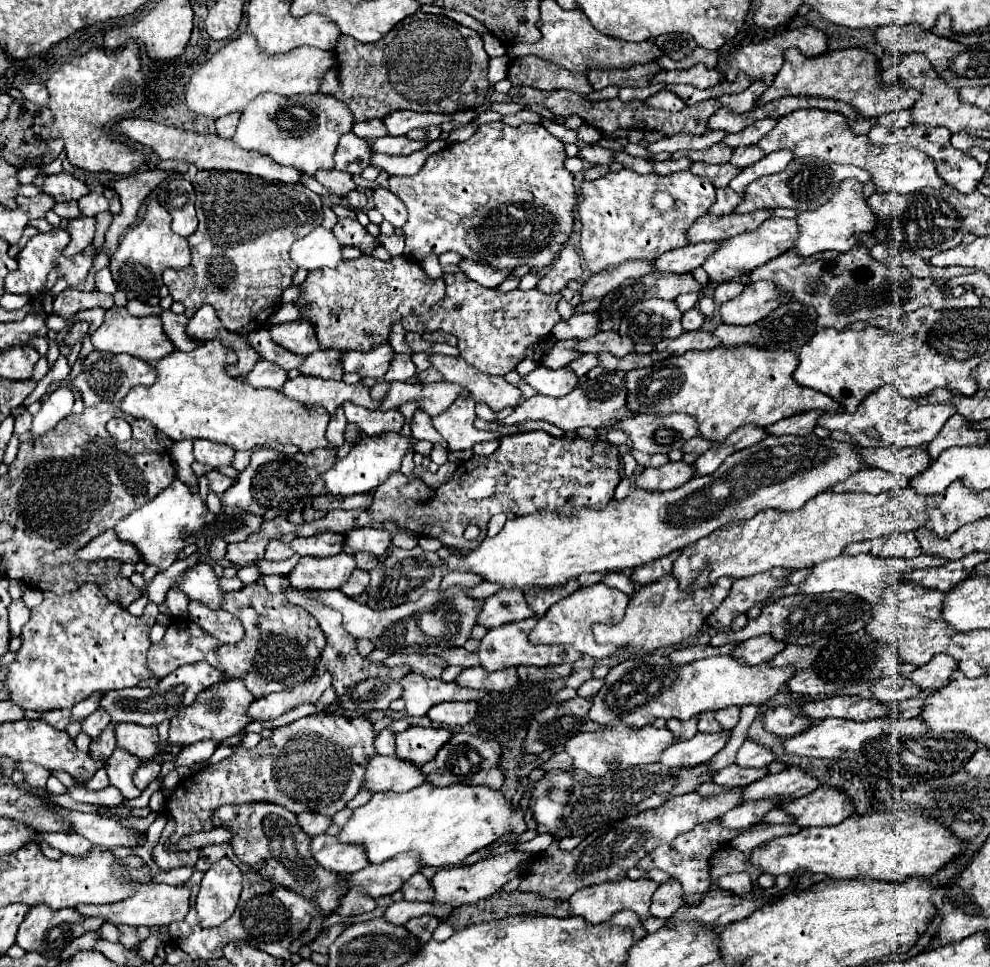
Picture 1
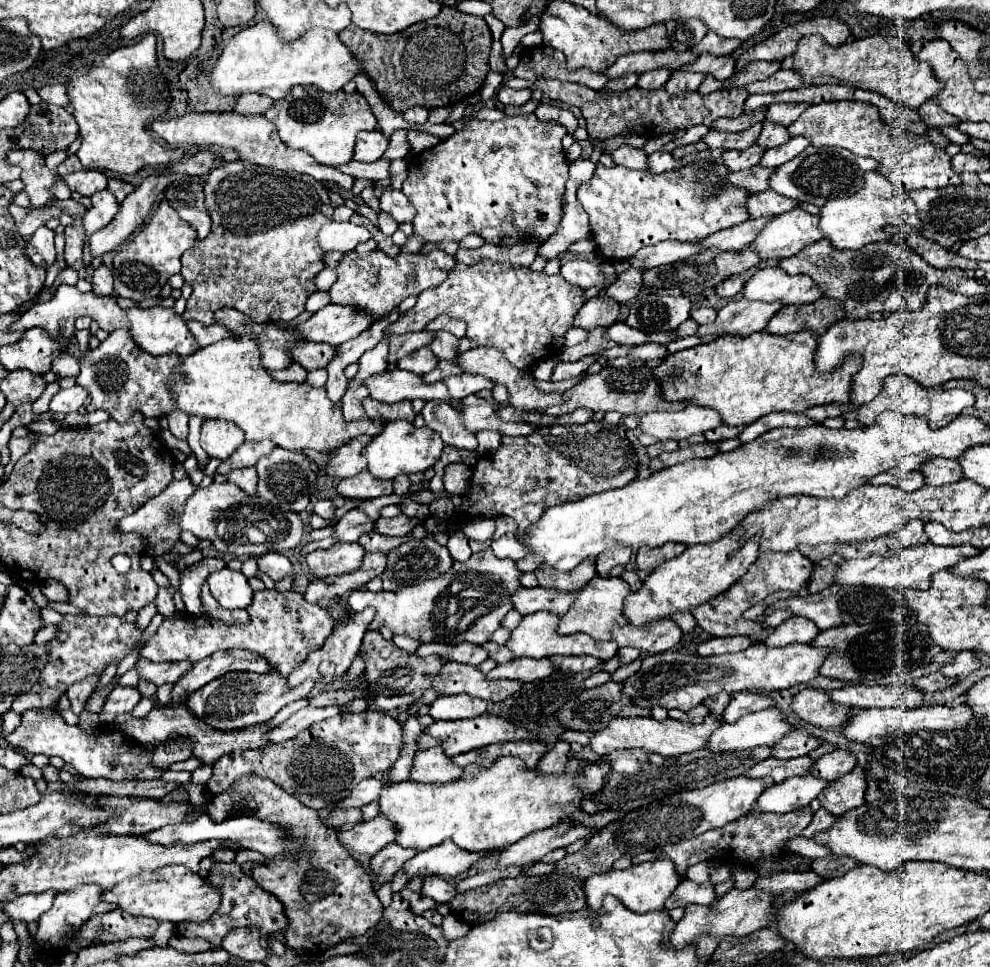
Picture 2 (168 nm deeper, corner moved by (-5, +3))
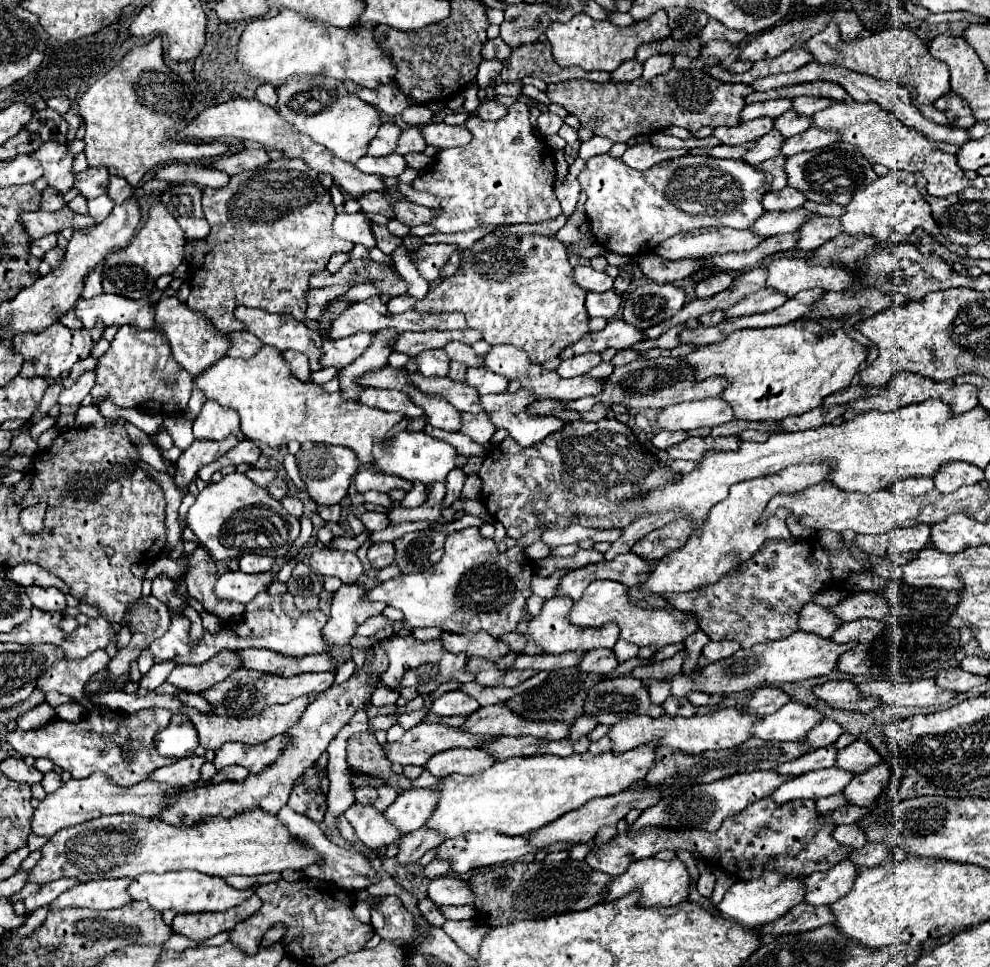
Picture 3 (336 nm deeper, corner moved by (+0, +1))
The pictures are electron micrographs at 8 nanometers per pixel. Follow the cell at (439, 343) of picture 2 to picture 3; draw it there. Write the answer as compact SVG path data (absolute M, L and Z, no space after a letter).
M449 342L449 346L443 348L449 356L449 360L457 360L463 362L465 366L481 366L481 356L477 356L471 346L461 344L461 342Z

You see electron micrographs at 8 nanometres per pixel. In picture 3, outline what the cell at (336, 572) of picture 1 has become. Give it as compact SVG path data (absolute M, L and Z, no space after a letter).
M317 550L309 556L309 564L315 572L321 572L323 576L341 578L345 584L347 574L363 574L363 564L359 562L357 554L345 550Z

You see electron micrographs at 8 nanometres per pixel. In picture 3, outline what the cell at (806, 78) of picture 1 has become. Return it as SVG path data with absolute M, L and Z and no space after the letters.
M827 26L823 32L815 34L811 40L803 44L803 48L813 54L813 60L819 64L829 66L845 66L853 72L867 74L885 82L895 82L907 86L911 92L915 92L917 104L933 104L937 98L945 96L949 88L949 68L945 62L935 60L927 46L909 30L897 28L897 30L883 30L877 34L871 34L867 38L857 38L851 42L841 40L837 34L837 26Z

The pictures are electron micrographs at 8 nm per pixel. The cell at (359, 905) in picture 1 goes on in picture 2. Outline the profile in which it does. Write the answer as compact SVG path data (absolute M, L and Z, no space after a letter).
M392 842L386 848L382 848L382 852L376 852L376 856L372 856L372 870L384 884L392 874L396 874L402 868L402 864L406 864L406 860L414 858L416 852L416 848L402 848L400 844Z

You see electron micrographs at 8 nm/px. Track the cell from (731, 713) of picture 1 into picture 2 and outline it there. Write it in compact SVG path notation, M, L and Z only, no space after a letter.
M734 692L732 694L732 700L726 708L726 712L722 714L726 722L734 724L738 718L750 714L750 712L758 712L758 710L764 710L764 708L770 708L774 706L774 700L766 694L760 694L760 692Z

